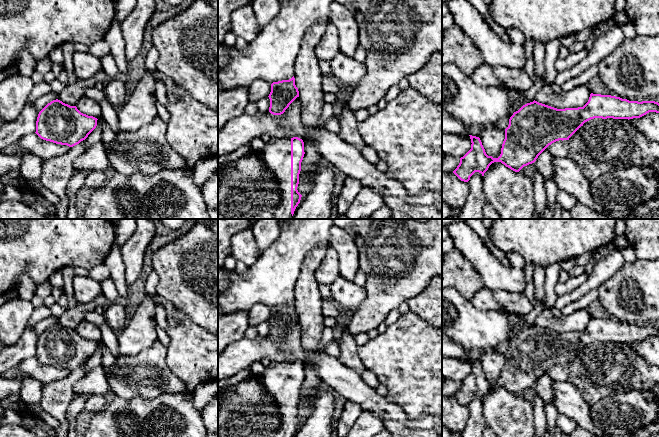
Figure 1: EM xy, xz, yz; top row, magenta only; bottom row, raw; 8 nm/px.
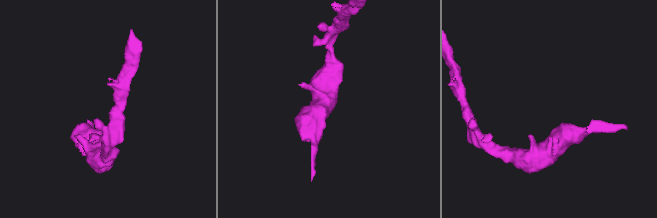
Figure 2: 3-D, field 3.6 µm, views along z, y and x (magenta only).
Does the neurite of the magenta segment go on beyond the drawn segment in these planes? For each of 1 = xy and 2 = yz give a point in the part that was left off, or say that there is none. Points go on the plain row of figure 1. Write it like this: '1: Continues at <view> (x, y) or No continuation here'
1: No continuation here
2: No continuation here

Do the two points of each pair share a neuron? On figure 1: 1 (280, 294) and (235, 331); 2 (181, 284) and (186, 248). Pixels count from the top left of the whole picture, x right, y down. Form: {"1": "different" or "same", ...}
{"1": "different", "2": "same"}

